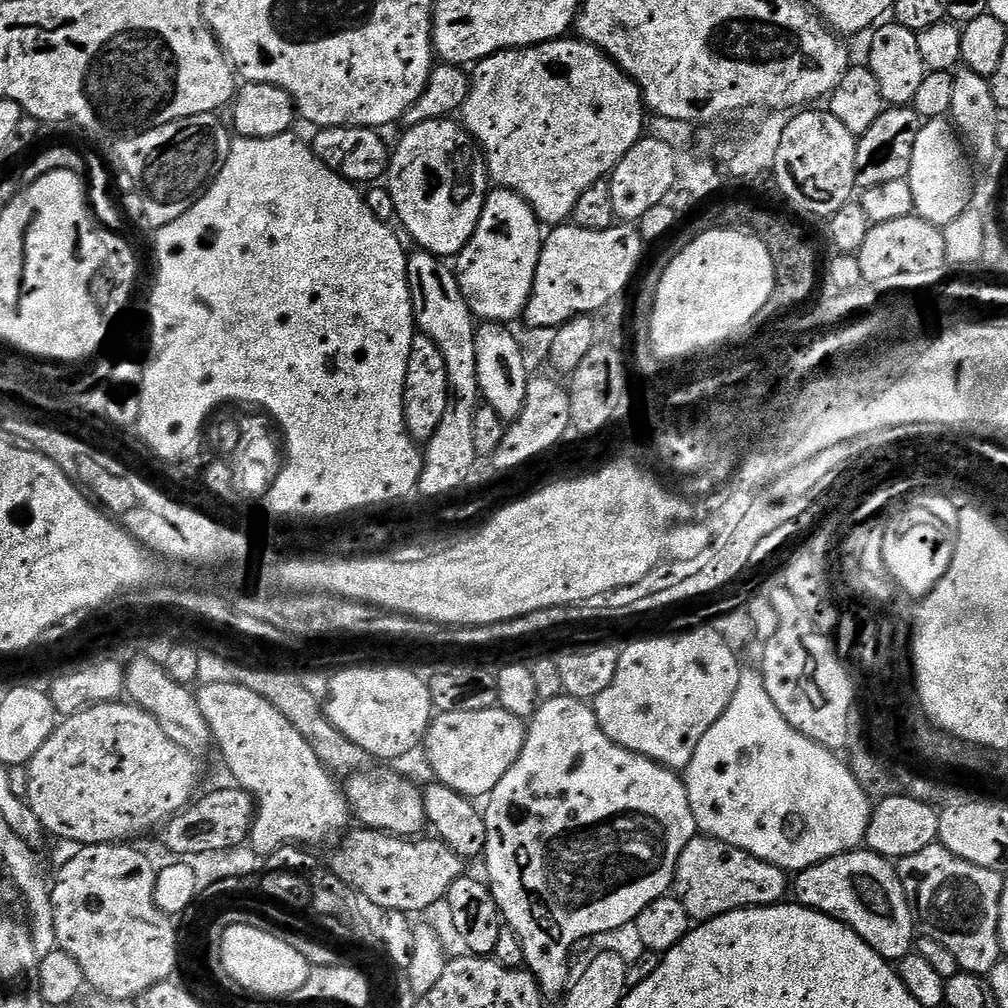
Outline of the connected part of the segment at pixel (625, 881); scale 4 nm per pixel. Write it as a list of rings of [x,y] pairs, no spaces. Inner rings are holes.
[[[561,695],[556,698],[550,698],[543,701],[540,707],[537,708],[536,713],[532,715],[531,720],[526,724],[526,735],[524,737],[524,745],[522,746],[522,754],[514,762],[514,766],[510,766],[510,770],[506,770],[506,774],[502,778],[502,782],[498,782],[498,786],[494,786],[494,790],[486,798],[486,803],[483,805],[482,811],[484,813],[484,821],[486,822],[486,850],[482,857],[482,864],[488,867],[488,876],[486,875],[487,883],[492,889],[494,894],[494,902],[498,902],[498,910],[500,911],[503,923],[507,927],[512,928],[514,934],[521,942],[522,950],[524,951],[524,963],[527,971],[531,972],[532,977],[535,978],[540,984],[541,990],[544,991],[545,997],[557,998],[565,995],[566,989],[570,984],[570,976],[568,980],[568,955],[572,952],[572,947],[575,946],[579,940],[584,940],[587,936],[594,936],[600,938],[604,932],[617,930],[620,926],[626,926],[635,922],[638,914],[642,914],[642,910],[646,910],[646,906],[650,906],[650,902],[654,902],[658,897],[665,895],[673,887],[676,879],[676,867],[678,866],[678,858],[682,854],[682,850],[686,850],[686,846],[691,840],[698,835],[698,829],[694,822],[694,814],[690,810],[690,798],[688,791],[684,785],[683,779],[673,769],[665,768],[662,764],[655,764],[650,758],[634,754],[630,750],[626,750],[622,746],[618,746],[614,742],[610,742],[610,738],[606,738],[606,734],[602,730],[602,726],[598,726],[598,718],[595,711],[585,701],[576,700],[572,696]]]

